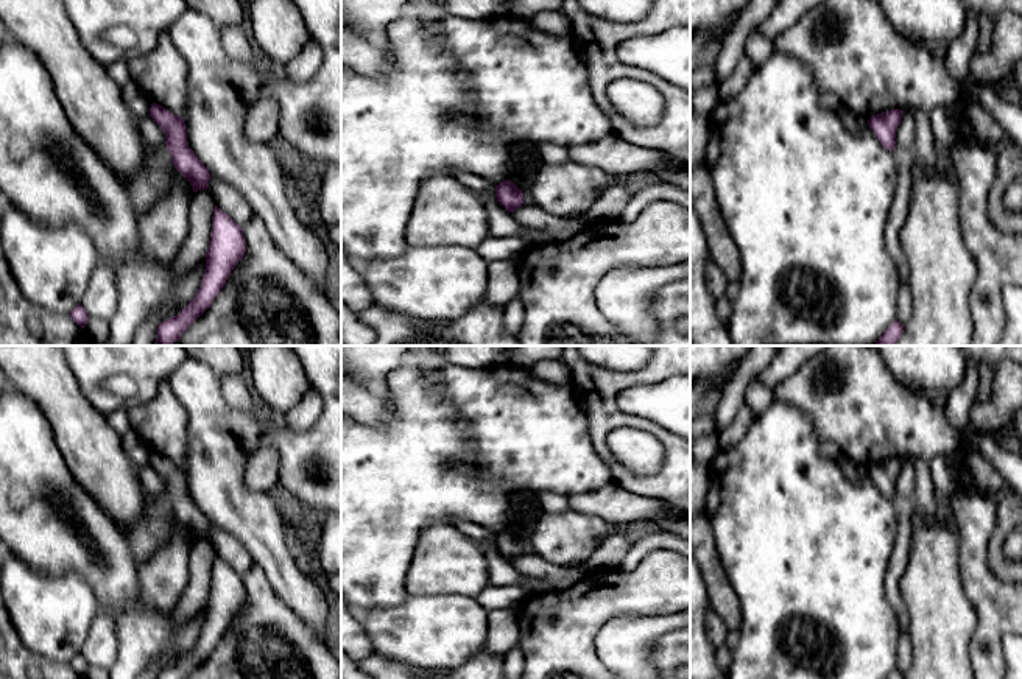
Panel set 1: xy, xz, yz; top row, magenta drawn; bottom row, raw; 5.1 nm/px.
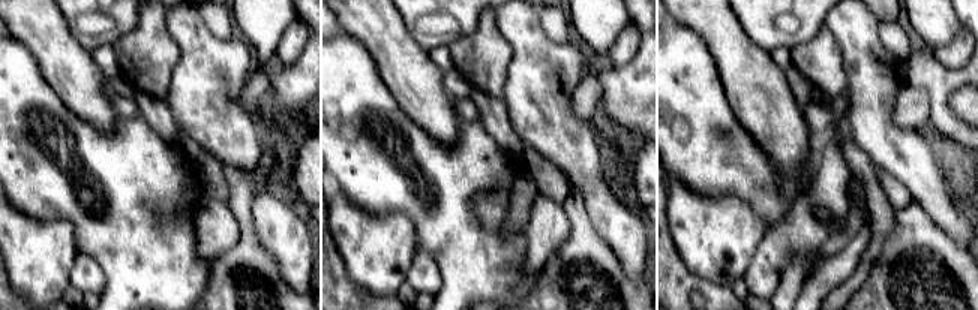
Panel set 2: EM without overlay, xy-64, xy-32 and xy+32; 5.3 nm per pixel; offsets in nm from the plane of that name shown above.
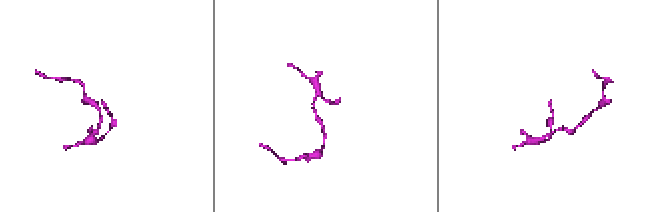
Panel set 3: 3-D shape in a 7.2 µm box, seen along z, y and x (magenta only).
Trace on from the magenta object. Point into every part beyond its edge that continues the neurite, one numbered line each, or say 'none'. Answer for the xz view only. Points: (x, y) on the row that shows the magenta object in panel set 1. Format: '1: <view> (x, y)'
none

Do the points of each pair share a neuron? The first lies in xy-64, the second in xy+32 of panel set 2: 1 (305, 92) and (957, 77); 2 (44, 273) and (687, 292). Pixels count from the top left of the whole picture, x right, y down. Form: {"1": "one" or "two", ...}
{"1": "one", "2": "two"}

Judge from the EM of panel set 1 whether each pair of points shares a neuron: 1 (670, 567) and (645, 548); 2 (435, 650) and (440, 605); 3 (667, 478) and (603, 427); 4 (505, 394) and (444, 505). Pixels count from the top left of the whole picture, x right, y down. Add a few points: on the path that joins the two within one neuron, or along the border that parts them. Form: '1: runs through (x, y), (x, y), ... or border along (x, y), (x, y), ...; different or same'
1: border along (673, 550), (653, 550), (628, 570), (617, 567); different
2: runs through (435, 639), (440, 631), (440, 615); same
3: runs through (672, 453), (672, 446), (656, 430), (628, 421); same
4: runs through (477, 422), (443, 457), (443, 477); same

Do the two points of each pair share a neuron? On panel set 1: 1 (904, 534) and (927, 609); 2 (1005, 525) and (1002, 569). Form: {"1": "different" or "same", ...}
{"1": "different", "2": "same"}

